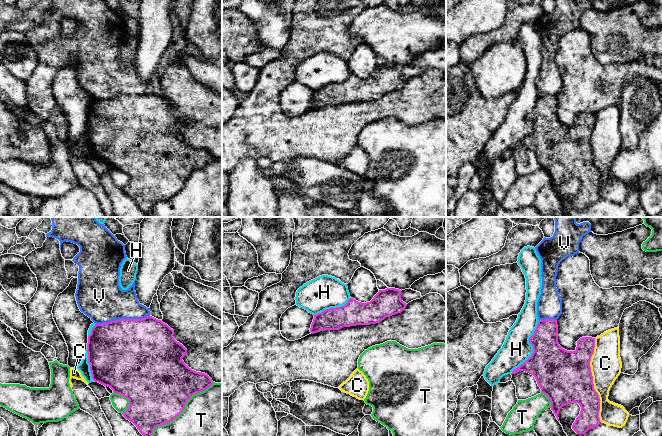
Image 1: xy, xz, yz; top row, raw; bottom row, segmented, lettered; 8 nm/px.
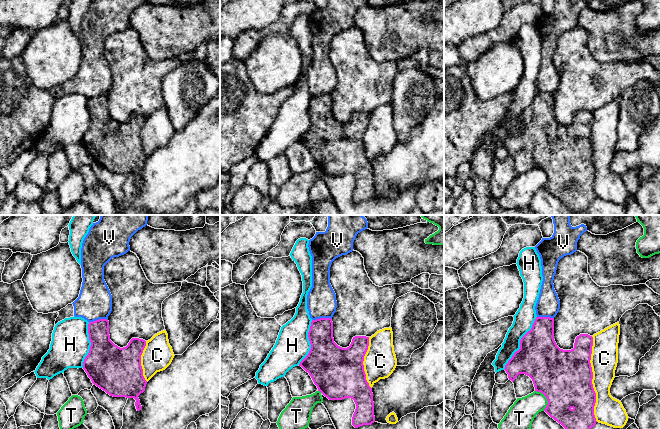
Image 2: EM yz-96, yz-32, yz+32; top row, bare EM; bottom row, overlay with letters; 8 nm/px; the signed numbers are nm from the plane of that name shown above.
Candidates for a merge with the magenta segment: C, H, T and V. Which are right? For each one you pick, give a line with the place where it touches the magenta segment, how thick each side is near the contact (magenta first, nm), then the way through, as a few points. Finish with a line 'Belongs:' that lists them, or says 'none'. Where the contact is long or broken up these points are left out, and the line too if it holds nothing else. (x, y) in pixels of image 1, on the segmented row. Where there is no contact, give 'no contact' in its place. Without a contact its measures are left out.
Belongs: none

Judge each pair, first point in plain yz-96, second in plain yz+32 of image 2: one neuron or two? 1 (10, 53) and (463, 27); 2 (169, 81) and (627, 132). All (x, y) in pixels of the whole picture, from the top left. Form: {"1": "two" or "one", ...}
{"1": "two", "2": "one"}

